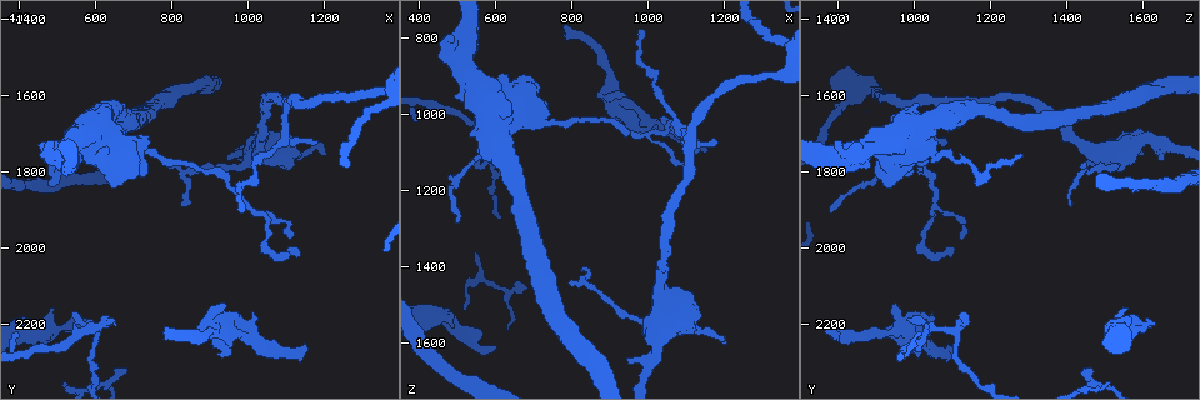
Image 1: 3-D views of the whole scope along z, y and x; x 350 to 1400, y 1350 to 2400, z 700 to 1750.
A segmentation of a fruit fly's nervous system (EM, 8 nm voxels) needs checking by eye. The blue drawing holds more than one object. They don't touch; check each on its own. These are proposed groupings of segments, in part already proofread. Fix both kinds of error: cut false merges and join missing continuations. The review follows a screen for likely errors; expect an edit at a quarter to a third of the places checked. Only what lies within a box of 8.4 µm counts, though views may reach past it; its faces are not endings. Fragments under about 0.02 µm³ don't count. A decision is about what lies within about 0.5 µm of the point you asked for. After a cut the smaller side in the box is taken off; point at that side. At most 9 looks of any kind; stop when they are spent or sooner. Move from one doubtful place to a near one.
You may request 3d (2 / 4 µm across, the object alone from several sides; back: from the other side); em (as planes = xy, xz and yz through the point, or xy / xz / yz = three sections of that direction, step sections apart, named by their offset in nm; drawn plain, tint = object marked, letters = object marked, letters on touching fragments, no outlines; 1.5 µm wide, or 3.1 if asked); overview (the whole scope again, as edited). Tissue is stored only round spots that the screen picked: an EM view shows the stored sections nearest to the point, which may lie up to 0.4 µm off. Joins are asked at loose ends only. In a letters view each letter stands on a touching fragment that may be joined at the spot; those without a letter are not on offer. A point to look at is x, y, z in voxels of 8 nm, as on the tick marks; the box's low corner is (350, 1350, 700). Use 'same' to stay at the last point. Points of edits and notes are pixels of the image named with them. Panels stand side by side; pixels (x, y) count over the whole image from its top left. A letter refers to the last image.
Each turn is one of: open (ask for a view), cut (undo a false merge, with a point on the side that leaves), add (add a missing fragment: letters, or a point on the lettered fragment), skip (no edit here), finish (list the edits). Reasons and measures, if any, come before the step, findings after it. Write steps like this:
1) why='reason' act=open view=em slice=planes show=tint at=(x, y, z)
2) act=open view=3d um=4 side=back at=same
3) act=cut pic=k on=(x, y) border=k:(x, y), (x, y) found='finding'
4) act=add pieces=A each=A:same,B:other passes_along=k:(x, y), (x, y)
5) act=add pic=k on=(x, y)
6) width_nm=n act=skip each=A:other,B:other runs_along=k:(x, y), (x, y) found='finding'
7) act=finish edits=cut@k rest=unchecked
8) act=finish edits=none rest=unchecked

why='tapers out' act=open view=em slice=planes show=plain at=(1210, 1750, 1605)

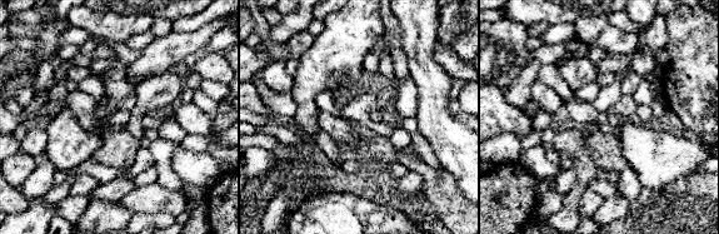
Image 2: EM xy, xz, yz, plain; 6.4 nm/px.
why='see the neighbours' act=open view=em slice=planes show=letters at=same

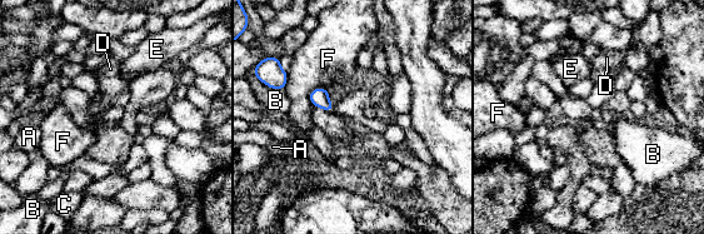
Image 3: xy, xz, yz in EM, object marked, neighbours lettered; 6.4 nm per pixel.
width_nm=110 act=skip each=A:other,B:other,C:other,D:other,E:other,F:other border=3:(259, 79), (269, 86), (283, 90) found='no lettered fragment goes on from it'

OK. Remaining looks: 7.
why='an open end' act=open view=em slice=xz step=8 show=letters at=(945, 1770, 1650)

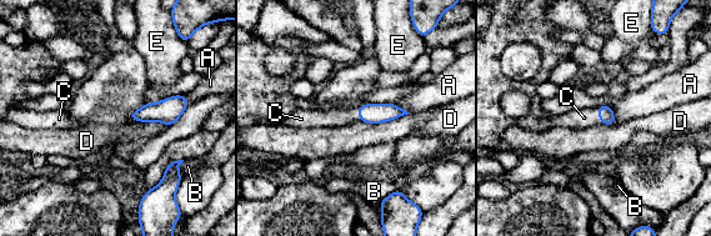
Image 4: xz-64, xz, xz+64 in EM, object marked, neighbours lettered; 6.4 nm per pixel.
act=open view=em slice=planes show=letters at=same

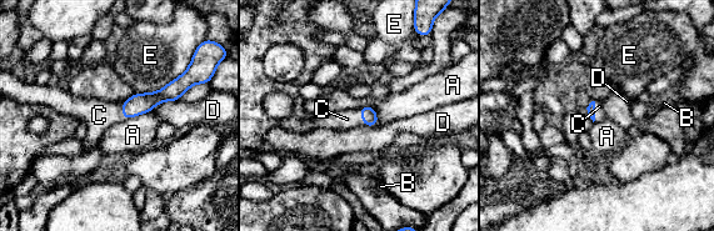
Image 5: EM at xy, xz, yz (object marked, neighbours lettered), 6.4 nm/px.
act=add pieces=C each=A:other,B:other,C:same,D:other,E:other found='the cell continues'

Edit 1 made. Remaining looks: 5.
act=open view=overview

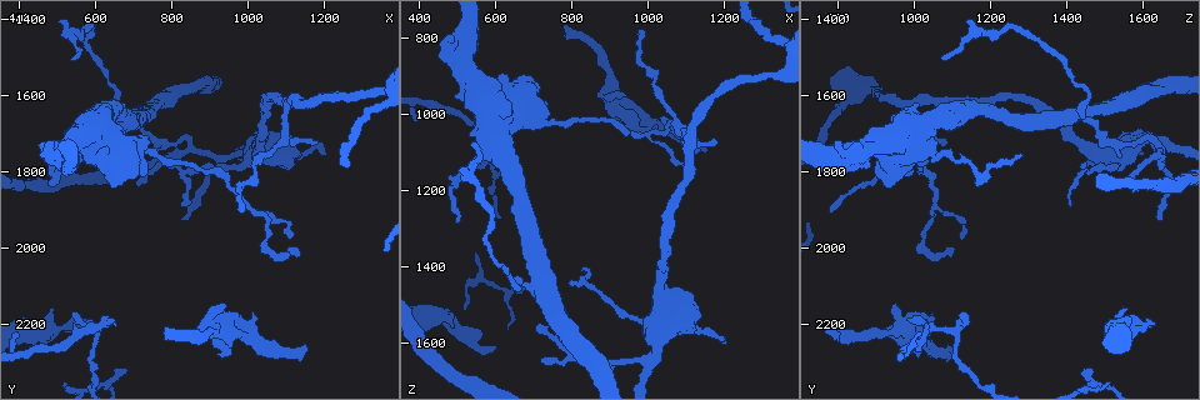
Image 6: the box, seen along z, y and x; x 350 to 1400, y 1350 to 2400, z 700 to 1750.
why='branch stops here' act=open view=3d um=4 at=(1155, 2275, 1095)

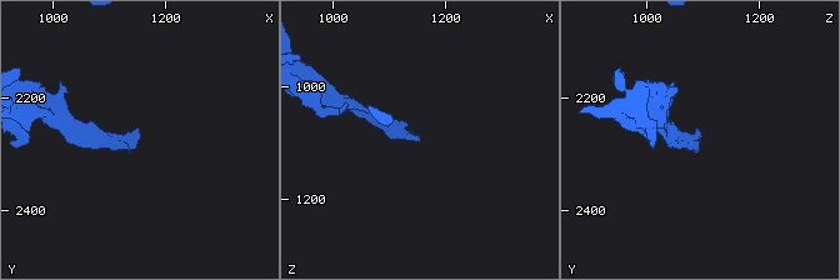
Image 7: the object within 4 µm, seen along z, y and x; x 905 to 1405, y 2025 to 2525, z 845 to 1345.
why='shape alone is not enough' act=open view=em slice=yz step=8 show=plain at=(1160, 2265, 1090)

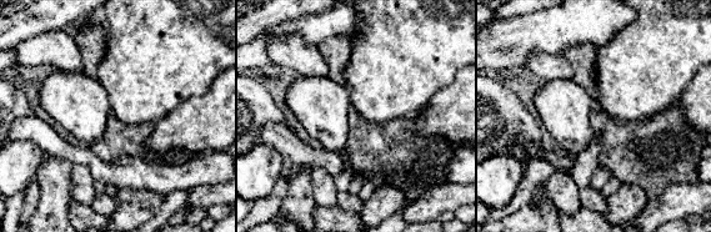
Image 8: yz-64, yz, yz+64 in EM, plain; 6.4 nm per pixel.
act=open view=em slice=yz step=8 show=letters at=same

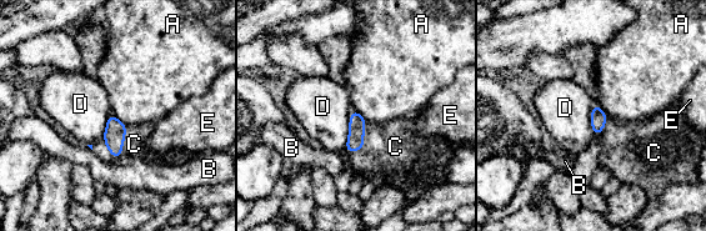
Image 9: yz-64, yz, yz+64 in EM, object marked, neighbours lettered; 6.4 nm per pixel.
act=add pieces=C each=A:other,B:other,C:same,D:other,E:other passes_along=9:(115, 131), (124, 137), (134, 144) found='it goes on there'

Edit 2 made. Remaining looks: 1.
act=finish edits=add@5,add@9 rest=unchecked

